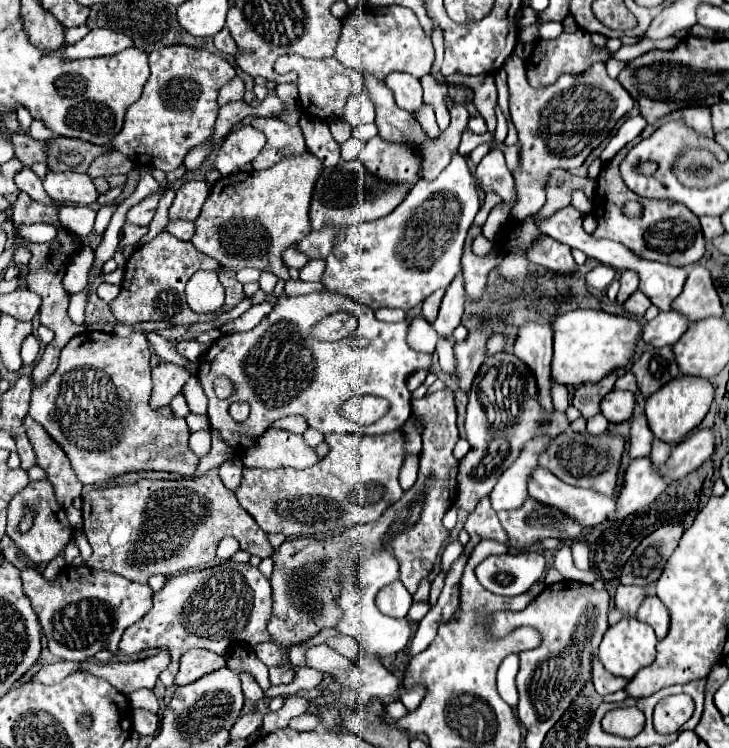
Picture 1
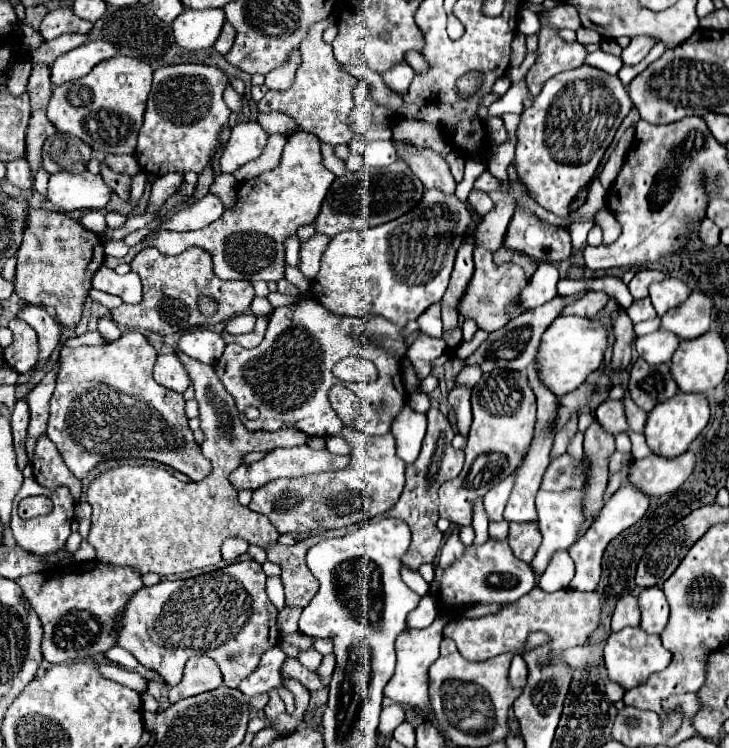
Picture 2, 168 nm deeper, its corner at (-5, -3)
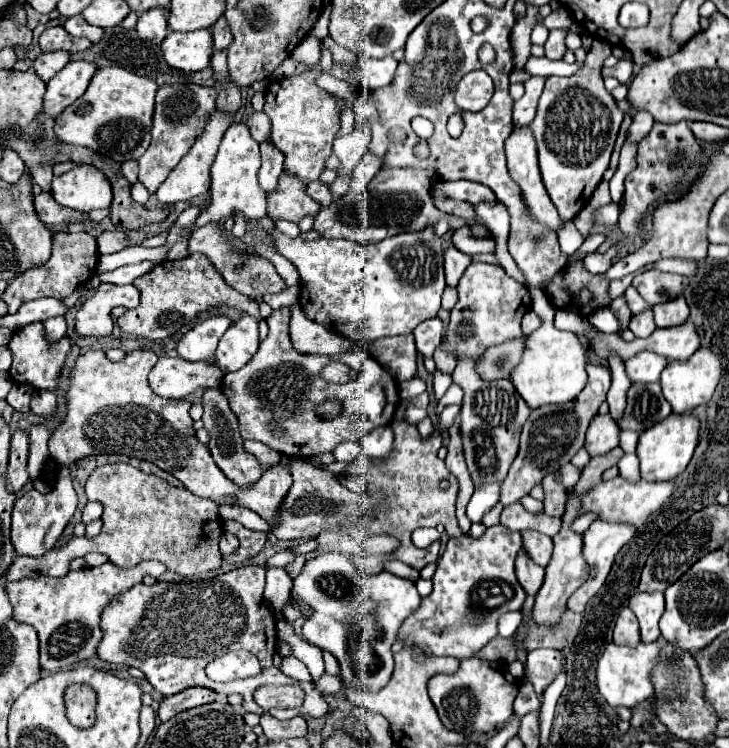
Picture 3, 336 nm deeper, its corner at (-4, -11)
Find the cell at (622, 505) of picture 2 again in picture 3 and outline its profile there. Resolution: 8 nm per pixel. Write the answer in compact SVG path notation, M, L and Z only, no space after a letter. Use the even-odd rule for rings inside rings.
M594 521L582 535L584 547L582 555L590 567L588 579L574 591L568 599L568 609L574 613L582 613L588 599L596 595L596 591L604 585L612 563L618 551L632 539L636 529L622 523L600 523Z

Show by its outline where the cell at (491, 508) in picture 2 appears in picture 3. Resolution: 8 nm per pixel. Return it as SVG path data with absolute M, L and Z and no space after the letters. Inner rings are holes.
M588 357L586 373L588 373L588 383L574 401L538 407L526 419L522 429L522 439L520 439L520 451L510 465L508 477L502 483L502 495L500 495L502 505L516 503L524 495L528 495L534 485L540 485L546 475L558 471L584 445L584 433L588 429L588 423L596 415L600 403L606 399L606 393L610 387L610 369L604 363L600 361L594 363L592 357Z

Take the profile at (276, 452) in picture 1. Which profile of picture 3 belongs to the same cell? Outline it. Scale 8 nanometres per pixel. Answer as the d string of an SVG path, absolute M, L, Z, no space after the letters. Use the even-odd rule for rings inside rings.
M86 351L78 357L72 383L66 393L66 421L50 437L50 457L58 465L70 467L86 455L116 453L150 461L174 475L188 491L206 499L236 495L242 507L256 511L272 525L282 501L292 487L292 475L284 465L266 469L256 487L236 487L214 463L206 445L196 439L194 421L190 417L192 403L188 399L164 399L148 385L148 373L156 365L158 355L152 351L130 351L118 363L112 363L104 351Z

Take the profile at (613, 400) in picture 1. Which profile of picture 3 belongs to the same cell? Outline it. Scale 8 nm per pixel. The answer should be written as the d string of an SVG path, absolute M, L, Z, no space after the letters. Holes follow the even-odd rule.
M596 415L586 431L584 449L590 457L600 457L618 447L618 435L620 429L610 415Z

